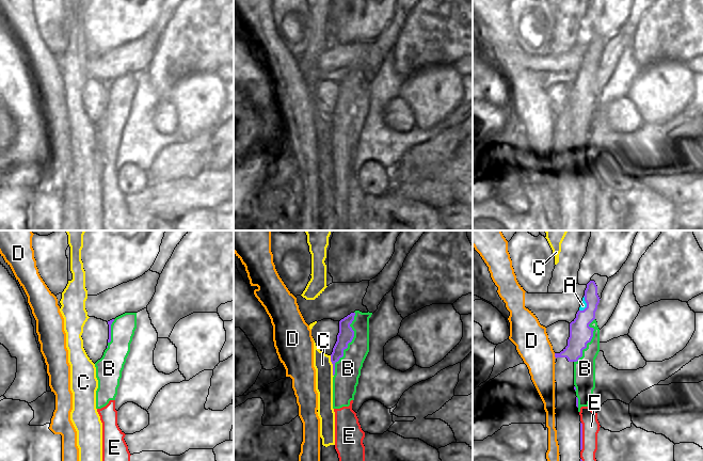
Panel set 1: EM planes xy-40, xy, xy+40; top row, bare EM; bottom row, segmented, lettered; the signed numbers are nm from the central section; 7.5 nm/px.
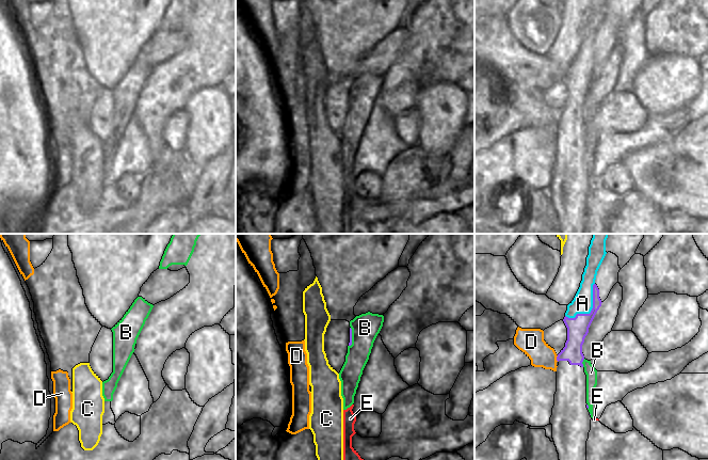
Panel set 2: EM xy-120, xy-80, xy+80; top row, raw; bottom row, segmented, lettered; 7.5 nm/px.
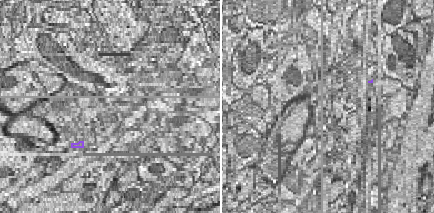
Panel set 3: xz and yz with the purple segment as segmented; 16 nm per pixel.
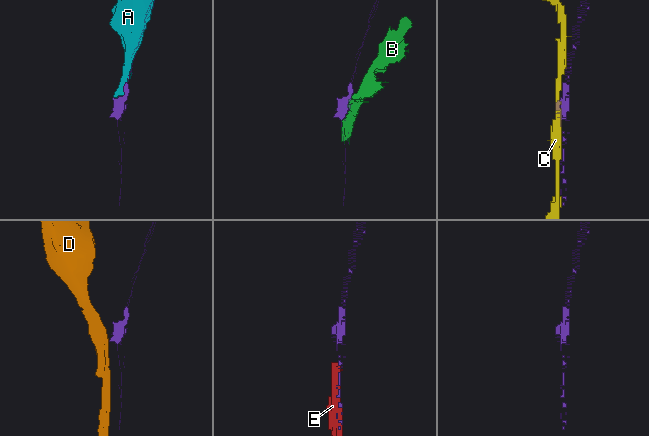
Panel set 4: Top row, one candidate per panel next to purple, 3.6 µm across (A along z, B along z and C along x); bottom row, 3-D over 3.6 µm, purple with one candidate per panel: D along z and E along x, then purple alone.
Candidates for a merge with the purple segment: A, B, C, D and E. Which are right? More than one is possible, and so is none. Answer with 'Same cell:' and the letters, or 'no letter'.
Same cell: A

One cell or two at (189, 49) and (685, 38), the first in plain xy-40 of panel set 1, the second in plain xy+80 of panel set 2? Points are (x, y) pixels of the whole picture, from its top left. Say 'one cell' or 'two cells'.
one cell

